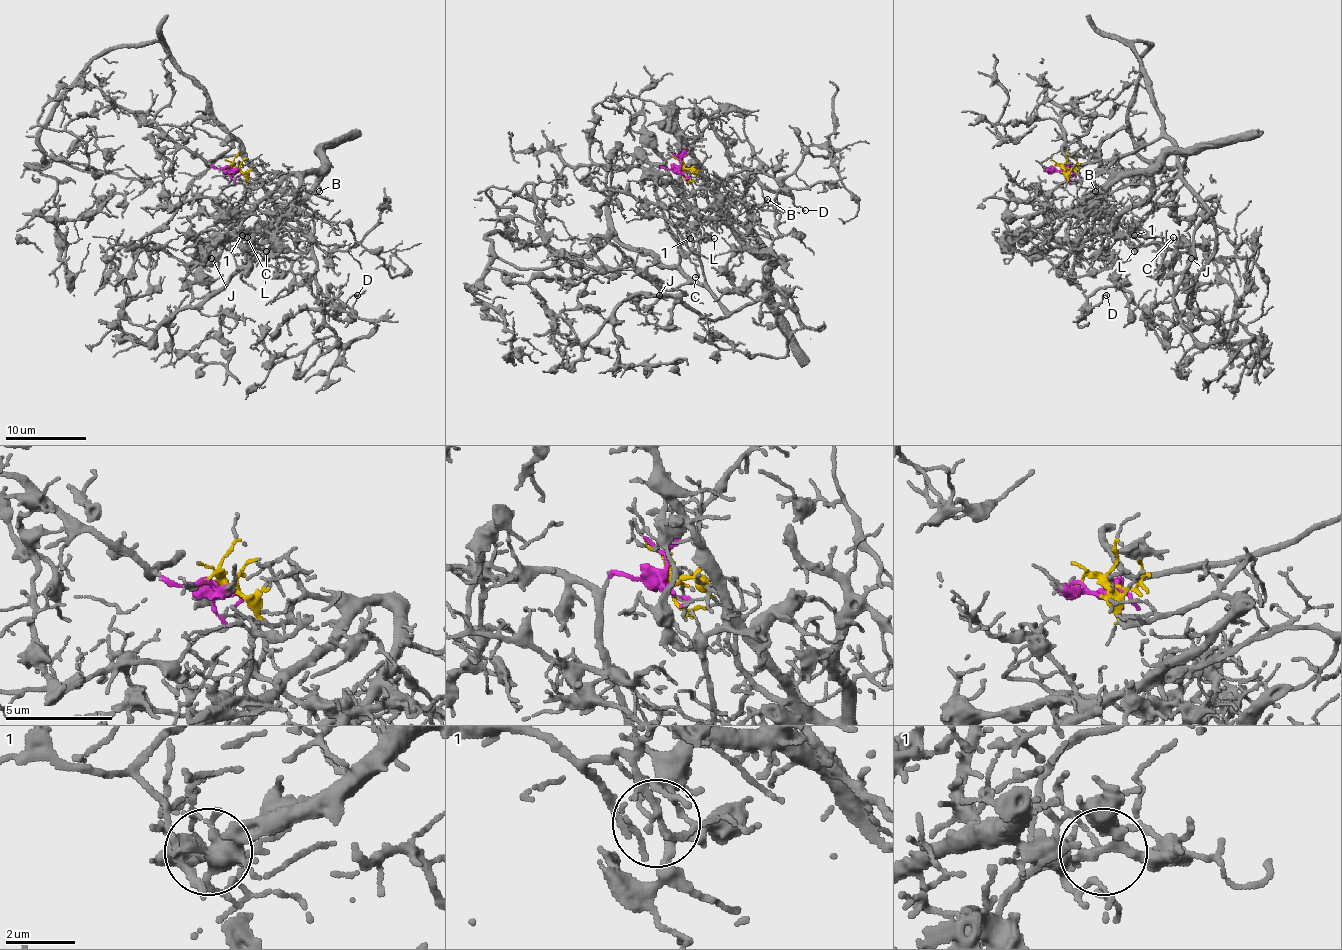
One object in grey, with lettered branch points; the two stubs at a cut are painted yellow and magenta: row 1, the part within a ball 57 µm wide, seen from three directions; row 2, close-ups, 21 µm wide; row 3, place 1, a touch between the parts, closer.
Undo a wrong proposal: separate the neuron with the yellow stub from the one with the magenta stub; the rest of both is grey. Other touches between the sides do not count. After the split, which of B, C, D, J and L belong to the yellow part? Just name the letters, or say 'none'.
B, L

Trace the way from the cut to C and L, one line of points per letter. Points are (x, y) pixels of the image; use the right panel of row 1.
C: (1068, 168), (1165, 137), (1177, 174), (1123, 214), (1117, 232), (1121, 238), (1155, 234), (1165, 243), (1173, 236)
L: (1068, 168), (1064, 174), (1072, 182), (1104, 172), (1149, 178), (1151, 192), (1117, 220), (1115, 232), (1135, 251)

